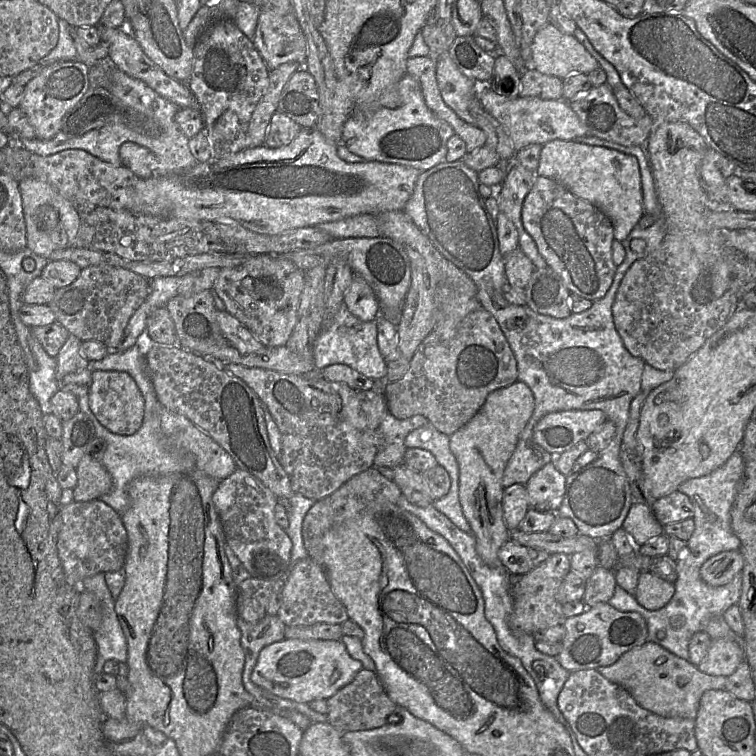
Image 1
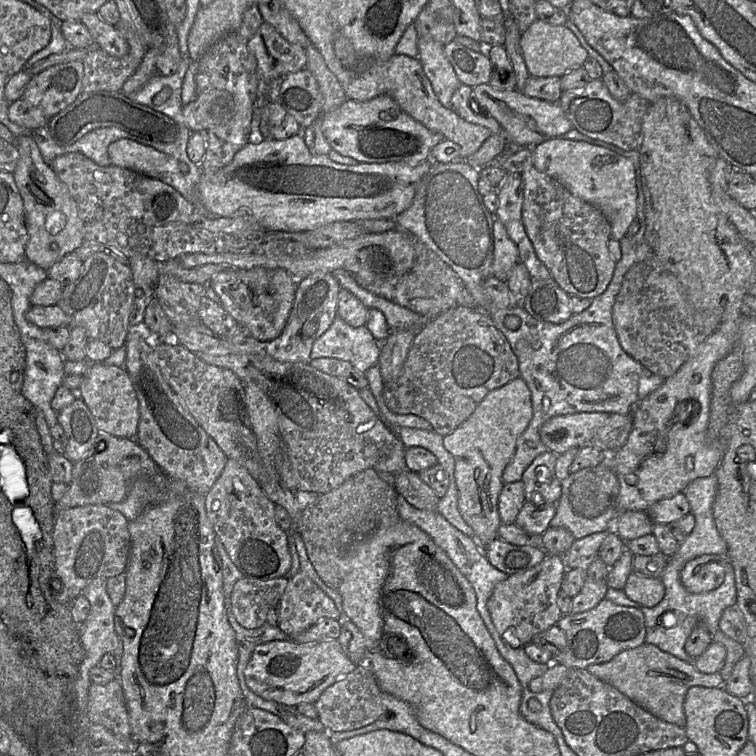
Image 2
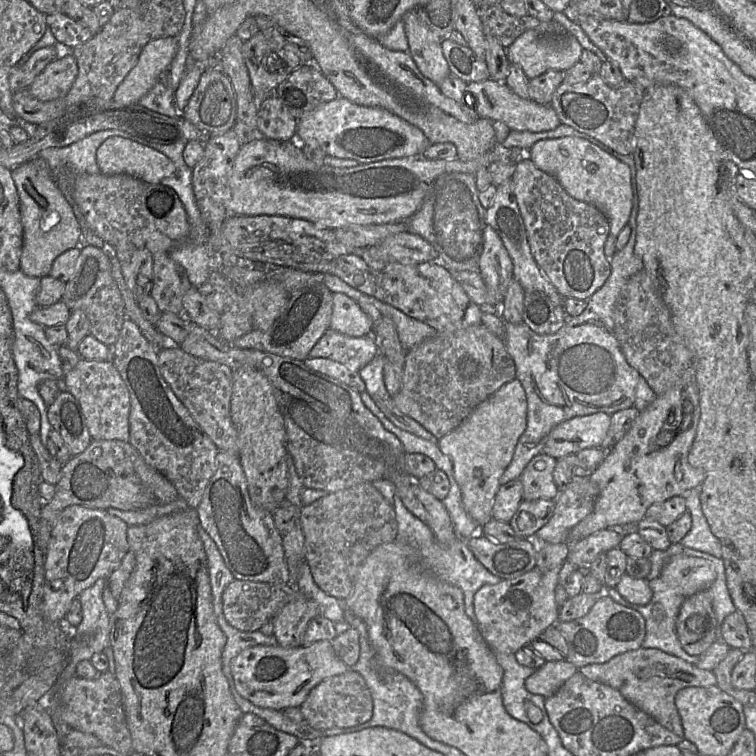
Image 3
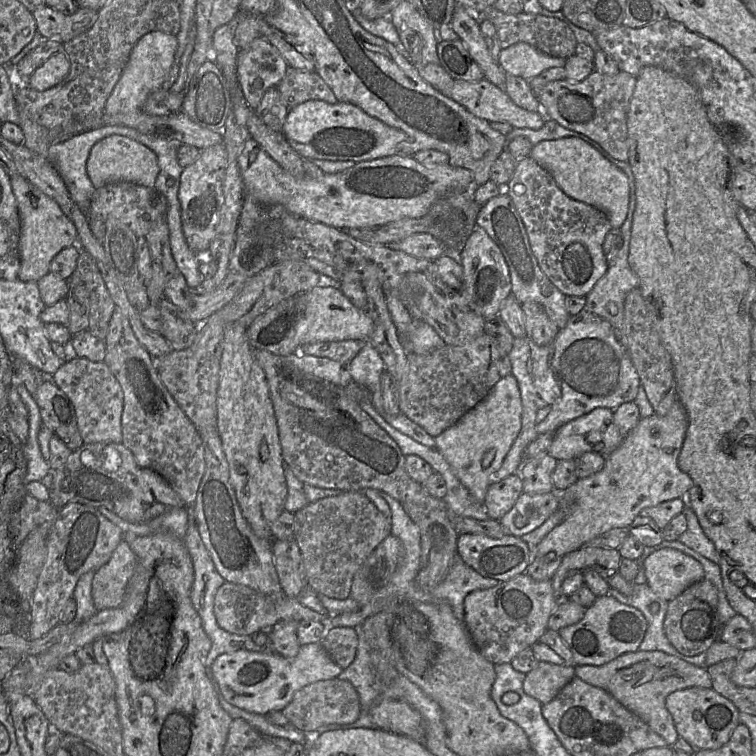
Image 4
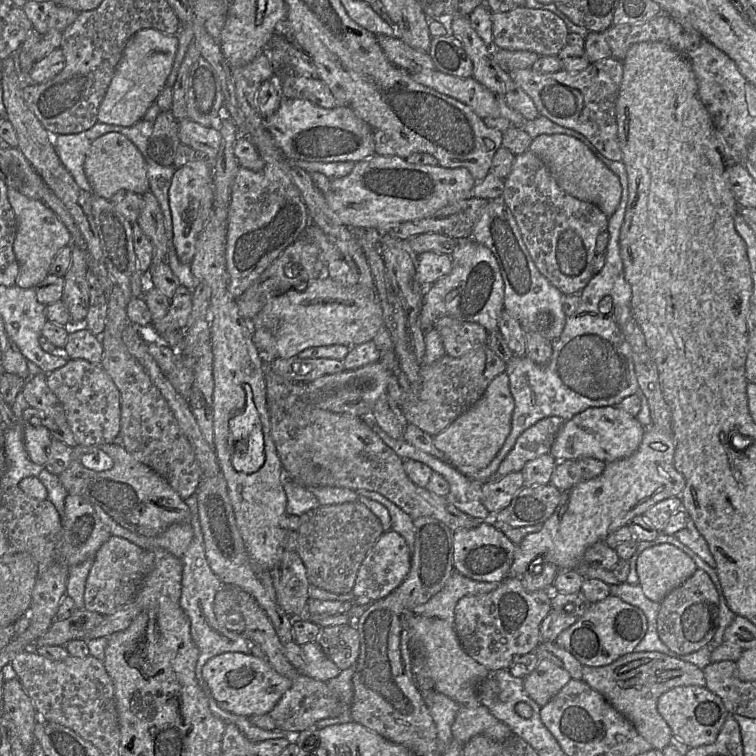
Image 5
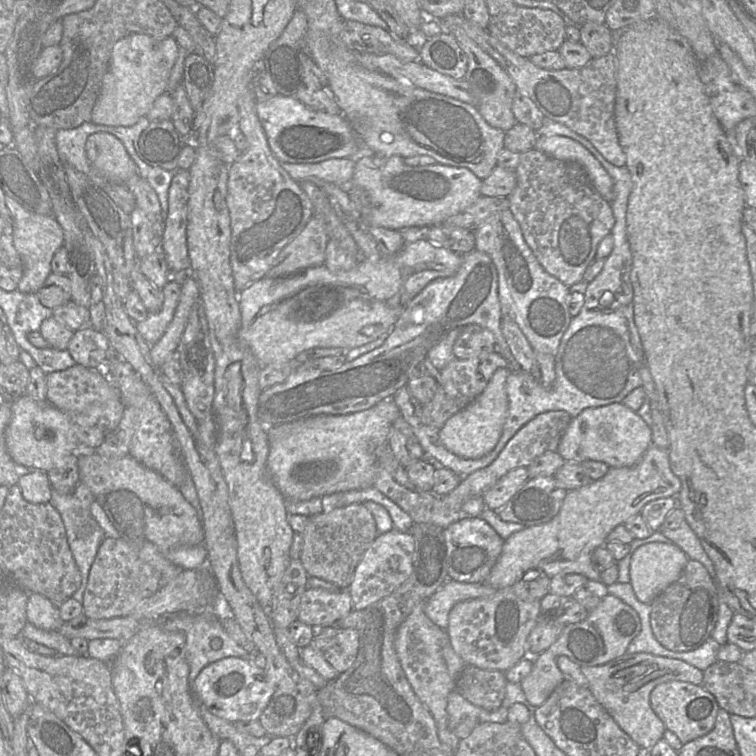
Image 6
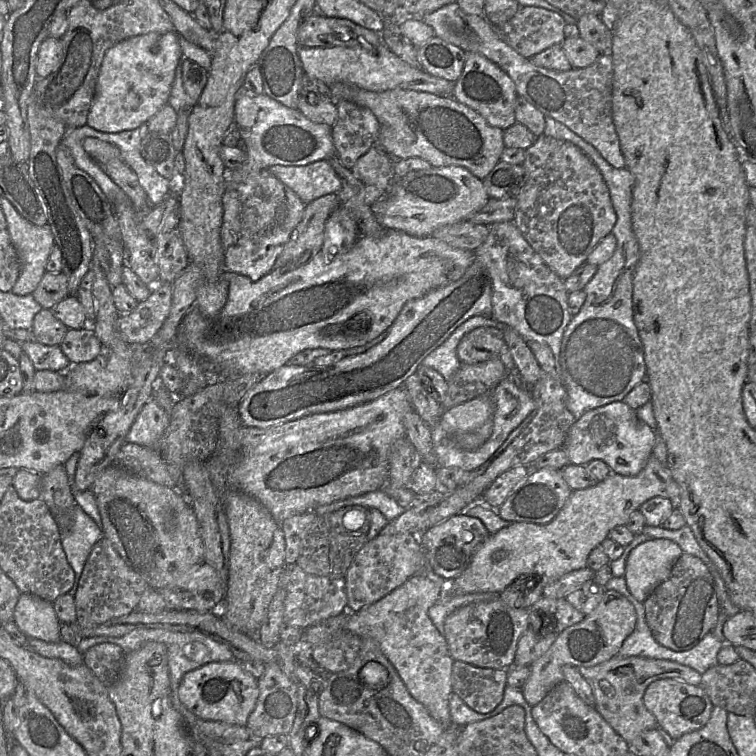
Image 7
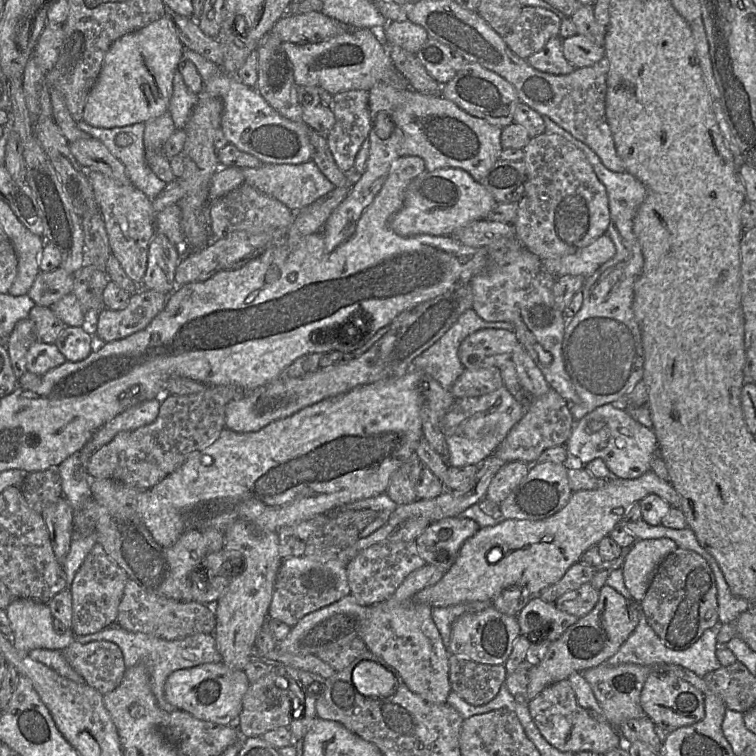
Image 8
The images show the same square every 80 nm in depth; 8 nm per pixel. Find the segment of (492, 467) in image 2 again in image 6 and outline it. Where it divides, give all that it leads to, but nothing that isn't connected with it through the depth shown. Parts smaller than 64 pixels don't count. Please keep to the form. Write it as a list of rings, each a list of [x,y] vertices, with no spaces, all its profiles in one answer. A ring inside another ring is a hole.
[[[507,368],[496,370],[483,392],[445,422],[439,430],[439,440],[446,449],[466,459],[481,458],[493,450],[499,441],[507,415],[506,380],[508,375]]]

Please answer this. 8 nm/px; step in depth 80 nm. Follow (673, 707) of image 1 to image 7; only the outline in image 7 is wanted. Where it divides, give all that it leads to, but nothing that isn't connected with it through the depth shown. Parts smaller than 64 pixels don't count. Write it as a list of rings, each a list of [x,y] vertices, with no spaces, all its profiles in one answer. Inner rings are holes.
[[[615,656],[601,664],[578,669],[592,686],[595,698],[594,707],[628,743],[643,731],[658,727],[656,718],[648,711],[643,702],[644,693],[650,683],[662,678],[674,678],[691,685],[701,684],[701,674],[695,669],[664,659]]]

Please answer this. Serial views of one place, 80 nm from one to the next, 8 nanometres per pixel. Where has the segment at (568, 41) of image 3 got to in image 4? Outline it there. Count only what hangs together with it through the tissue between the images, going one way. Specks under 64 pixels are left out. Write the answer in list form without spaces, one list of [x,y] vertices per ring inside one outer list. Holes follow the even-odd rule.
[[[525,42],[501,49],[498,65],[505,74],[530,80],[552,67],[563,67],[566,59],[542,53]]]

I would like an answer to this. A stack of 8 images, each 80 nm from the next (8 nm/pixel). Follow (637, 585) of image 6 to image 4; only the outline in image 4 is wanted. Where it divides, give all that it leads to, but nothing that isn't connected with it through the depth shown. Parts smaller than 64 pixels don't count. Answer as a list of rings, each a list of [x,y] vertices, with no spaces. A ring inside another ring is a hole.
[[[673,548],[652,552],[642,568],[648,586],[666,601],[673,600],[705,576],[702,565],[696,559]]]

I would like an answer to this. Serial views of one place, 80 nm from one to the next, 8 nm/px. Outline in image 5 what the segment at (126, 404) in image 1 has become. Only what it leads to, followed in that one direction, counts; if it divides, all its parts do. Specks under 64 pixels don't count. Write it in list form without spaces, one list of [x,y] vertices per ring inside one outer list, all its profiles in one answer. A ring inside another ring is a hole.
[[[69,359],[63,367],[48,373],[46,382],[64,408],[68,425],[77,445],[90,446],[116,442],[121,429],[120,392],[100,364],[94,364],[84,359]]]

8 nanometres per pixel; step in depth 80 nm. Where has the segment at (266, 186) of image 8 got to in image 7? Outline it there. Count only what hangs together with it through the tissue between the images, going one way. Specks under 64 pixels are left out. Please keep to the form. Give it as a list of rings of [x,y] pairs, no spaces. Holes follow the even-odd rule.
[[[319,160],[304,166],[272,165],[268,170],[283,184],[292,189],[305,204],[324,195],[338,193],[341,190],[341,180],[329,160]]]

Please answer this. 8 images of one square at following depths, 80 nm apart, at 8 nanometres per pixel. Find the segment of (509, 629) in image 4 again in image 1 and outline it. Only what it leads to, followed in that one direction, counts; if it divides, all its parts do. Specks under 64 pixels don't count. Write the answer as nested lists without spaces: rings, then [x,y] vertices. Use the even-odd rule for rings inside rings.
[[[553,553],[538,567],[520,576],[513,588],[513,611],[509,618],[509,626],[513,631],[533,634],[562,624],[565,617],[562,605],[556,600],[556,592],[570,570],[570,556]]]

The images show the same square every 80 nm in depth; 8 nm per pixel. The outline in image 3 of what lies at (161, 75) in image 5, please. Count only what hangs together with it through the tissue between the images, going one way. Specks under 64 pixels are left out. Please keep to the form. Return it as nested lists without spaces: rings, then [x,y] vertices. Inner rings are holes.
[[[162,37],[148,42],[136,65],[117,87],[112,107],[125,107],[139,100],[155,85],[170,66],[177,49],[175,37]]]

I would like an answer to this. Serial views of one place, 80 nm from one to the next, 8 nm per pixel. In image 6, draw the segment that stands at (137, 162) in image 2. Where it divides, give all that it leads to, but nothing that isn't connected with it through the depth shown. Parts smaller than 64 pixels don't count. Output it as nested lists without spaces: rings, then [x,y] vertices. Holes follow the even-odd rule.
[[[93,134],[86,141],[91,165],[107,180],[124,184],[139,170],[123,142],[112,134]]]

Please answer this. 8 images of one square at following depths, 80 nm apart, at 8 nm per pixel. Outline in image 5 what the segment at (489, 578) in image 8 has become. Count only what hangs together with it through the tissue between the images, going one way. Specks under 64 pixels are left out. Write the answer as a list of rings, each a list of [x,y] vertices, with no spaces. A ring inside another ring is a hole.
[[[671,420],[671,433],[663,432],[663,431],[659,430],[658,428],[656,428],[654,425],[651,425],[649,427],[645,427],[645,432],[644,432],[642,441],[641,441],[638,449],[632,455],[630,455],[626,458],[618,459],[618,460],[607,463],[605,466],[605,469],[603,470],[603,472],[599,476],[597,476],[593,479],[590,479],[590,480],[581,480],[579,483],[577,483],[576,485],[574,485],[570,489],[562,492],[561,500],[560,500],[558,507],[556,508],[554,513],[551,515],[551,517],[543,523],[542,528],[535,533],[528,534],[522,540],[522,542],[517,545],[515,557],[514,557],[513,563],[512,563],[510,570],[509,570],[509,573],[508,573],[508,578],[522,577],[529,570],[529,566],[531,564],[534,564],[536,561],[543,560],[546,563],[555,564],[559,568],[559,570],[574,570],[574,571],[578,572],[579,574],[581,574],[584,579],[586,579],[586,578],[599,579],[610,586],[615,585],[615,584],[619,584],[619,581],[613,575],[611,570],[604,569],[604,568],[599,567],[597,565],[590,565],[590,564],[583,563],[582,559],[583,559],[584,552],[589,546],[593,545],[596,542],[603,541],[610,533],[627,525],[629,523],[629,521],[632,518],[634,518],[635,516],[643,515],[644,512],[648,508],[653,506],[654,504],[656,504],[662,500],[665,500],[667,498],[670,498],[670,497],[680,496],[680,494],[682,493],[682,491],[685,487],[685,478],[674,467],[674,453],[675,453],[675,443],[674,443],[674,438],[673,438],[673,434],[672,434],[672,420]]]

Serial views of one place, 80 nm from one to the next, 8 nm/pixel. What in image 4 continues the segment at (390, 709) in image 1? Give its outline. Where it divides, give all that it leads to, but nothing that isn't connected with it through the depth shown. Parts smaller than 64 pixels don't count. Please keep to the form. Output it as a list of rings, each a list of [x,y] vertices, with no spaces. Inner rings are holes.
[[[335,678],[314,682],[299,689],[282,713],[296,729],[316,732],[321,726],[355,722],[360,717],[361,705],[355,687],[347,680]]]

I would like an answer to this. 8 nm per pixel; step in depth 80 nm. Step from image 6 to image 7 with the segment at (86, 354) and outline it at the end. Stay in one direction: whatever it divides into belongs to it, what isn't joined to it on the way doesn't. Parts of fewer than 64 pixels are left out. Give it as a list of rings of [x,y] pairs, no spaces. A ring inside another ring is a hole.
[[[91,328],[68,329],[59,346],[71,363],[89,362],[104,352],[104,346]]]

